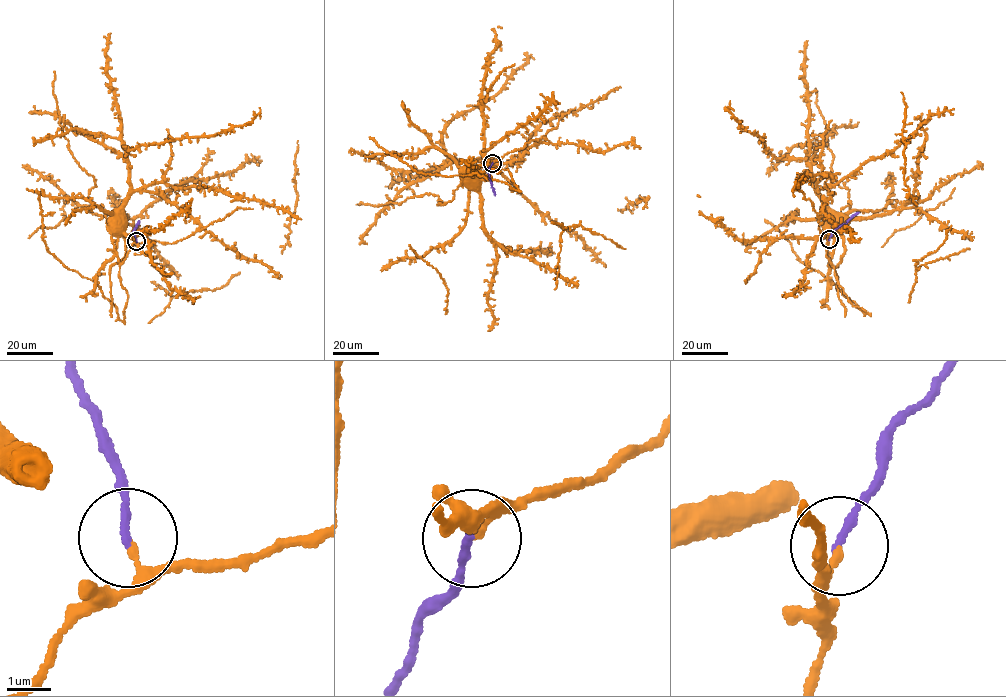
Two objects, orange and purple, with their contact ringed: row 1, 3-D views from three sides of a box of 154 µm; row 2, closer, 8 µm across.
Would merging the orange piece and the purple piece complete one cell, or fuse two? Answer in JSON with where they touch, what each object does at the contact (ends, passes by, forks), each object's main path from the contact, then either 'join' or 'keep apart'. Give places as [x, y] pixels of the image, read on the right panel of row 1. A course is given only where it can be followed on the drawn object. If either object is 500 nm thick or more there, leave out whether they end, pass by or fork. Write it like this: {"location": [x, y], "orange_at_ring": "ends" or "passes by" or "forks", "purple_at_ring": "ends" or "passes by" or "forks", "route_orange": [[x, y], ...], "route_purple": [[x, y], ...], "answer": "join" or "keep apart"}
{"location": [829, 239], "orange_at_ring": "ends", "purple_at_ring": "ends", "route_orange": [[829, 239], [826, 256], [831, 264], [828, 255], [833, 252], [834, 239], [826, 226]], "route_purple": [[829, 239], [835, 230], [859, 212]], "answer": "keep apart"}

